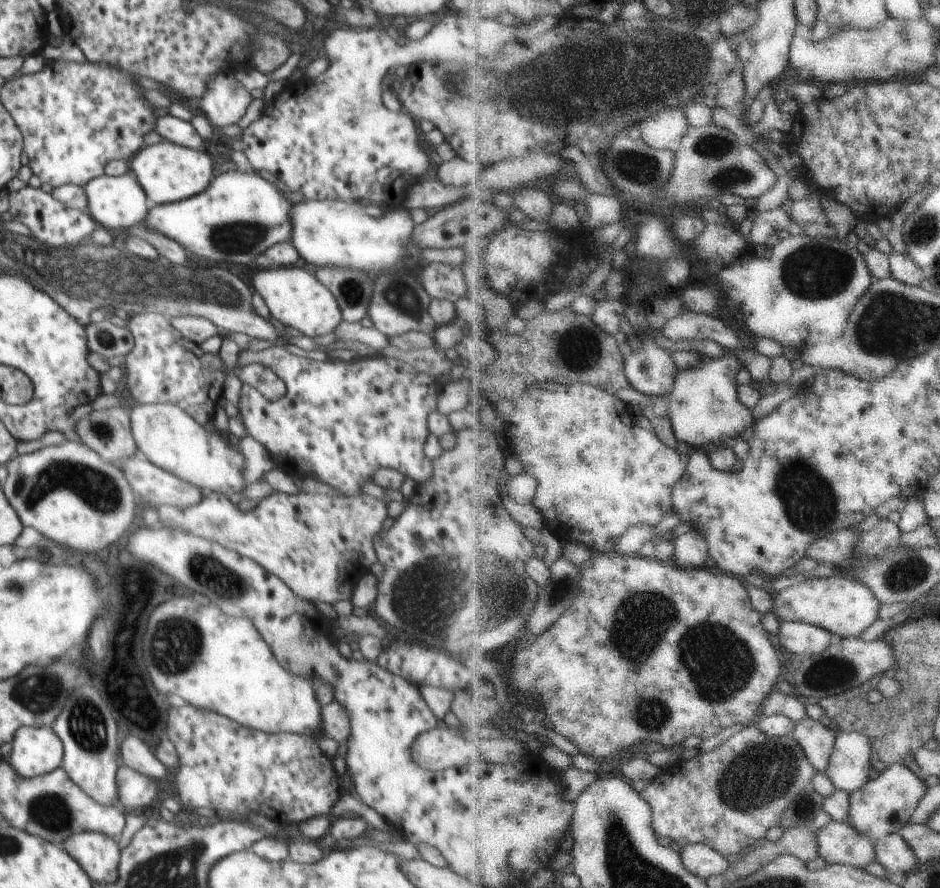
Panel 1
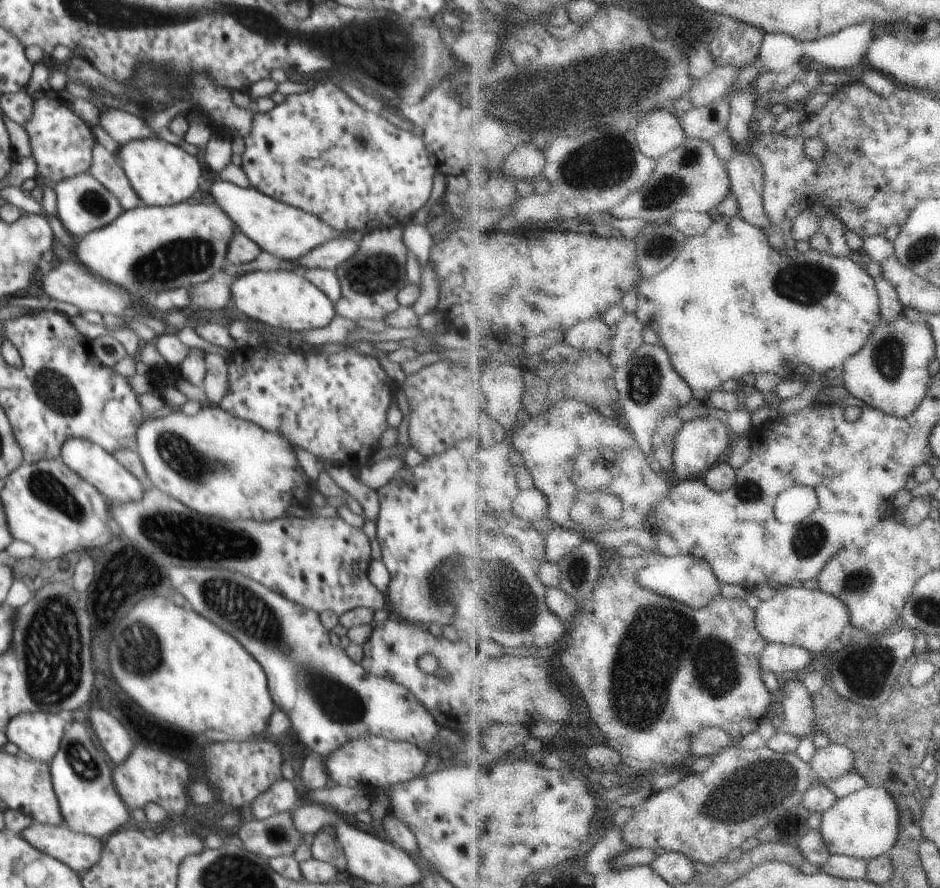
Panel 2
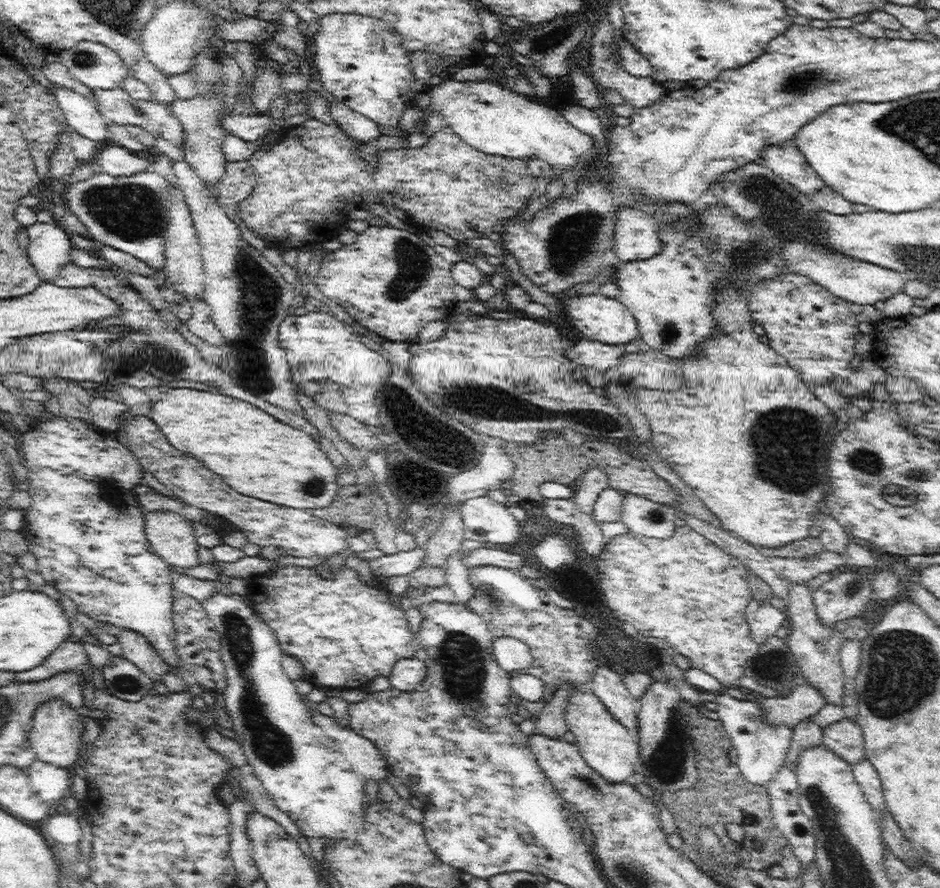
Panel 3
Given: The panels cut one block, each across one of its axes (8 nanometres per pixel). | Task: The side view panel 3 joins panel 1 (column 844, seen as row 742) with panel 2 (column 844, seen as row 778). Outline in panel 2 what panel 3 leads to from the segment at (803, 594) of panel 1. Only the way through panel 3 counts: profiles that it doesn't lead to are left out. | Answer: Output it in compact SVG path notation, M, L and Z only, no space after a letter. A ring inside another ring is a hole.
M783 587L778 594L765 600L757 609L758 630L770 643L786 643L797 647L807 648L814 656L824 656L822 652L828 648L838 648L836 642L846 626L853 621L852 610L840 597L819 589L808 590L803 588Z

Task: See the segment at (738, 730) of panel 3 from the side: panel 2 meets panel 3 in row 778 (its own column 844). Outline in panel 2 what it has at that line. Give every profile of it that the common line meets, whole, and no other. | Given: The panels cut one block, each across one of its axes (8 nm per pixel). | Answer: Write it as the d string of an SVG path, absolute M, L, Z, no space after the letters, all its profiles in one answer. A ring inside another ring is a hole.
M830 742L825 747L817 748L810 764L815 775L824 782L840 778L847 772L856 770L855 752L848 745Z

